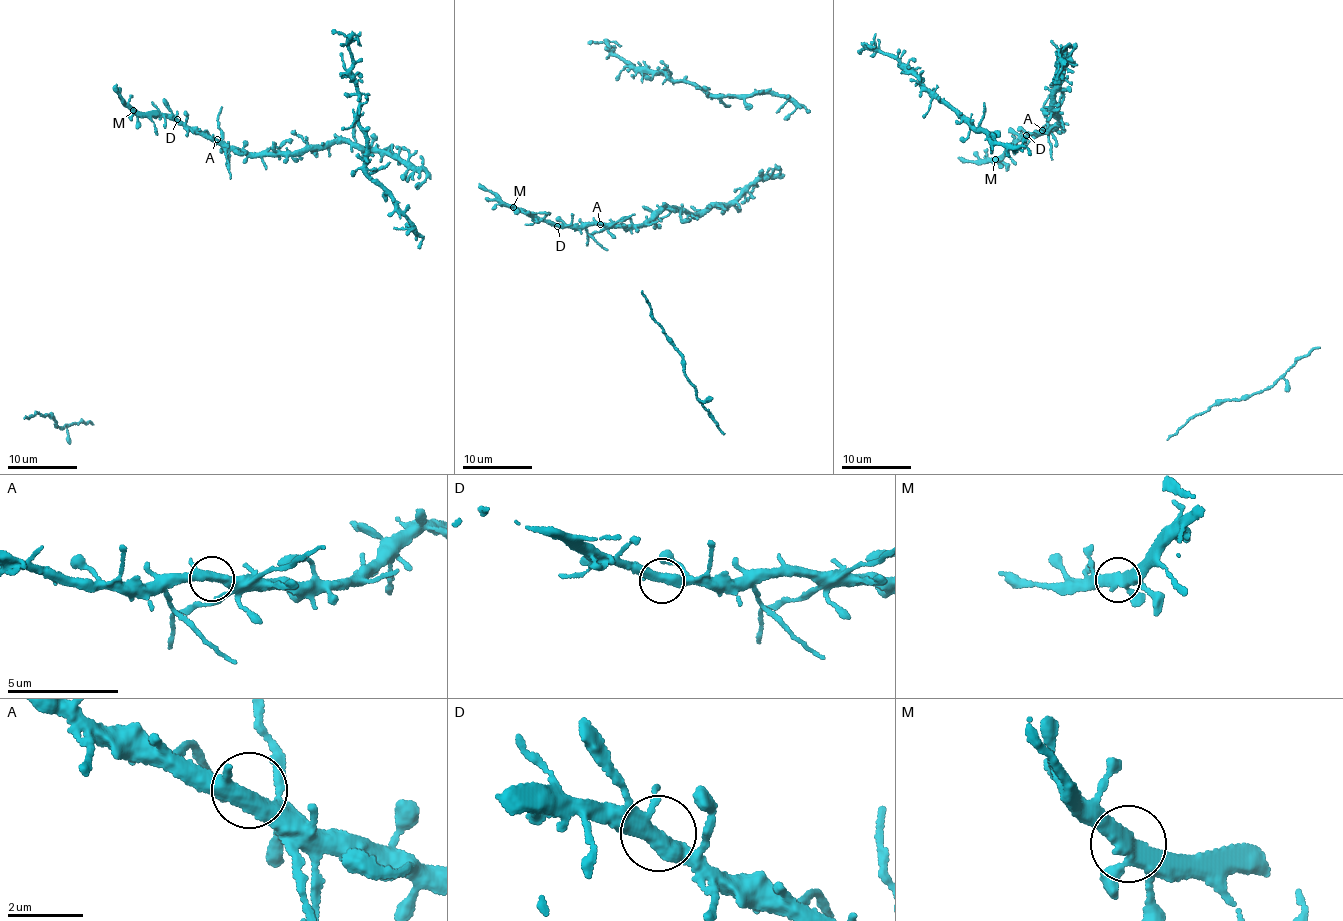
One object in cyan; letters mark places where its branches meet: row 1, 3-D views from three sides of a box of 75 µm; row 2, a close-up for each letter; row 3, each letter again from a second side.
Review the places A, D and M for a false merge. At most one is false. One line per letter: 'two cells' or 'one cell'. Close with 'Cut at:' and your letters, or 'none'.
A: one cell
D: one cell
M: one cell
Cut at: none

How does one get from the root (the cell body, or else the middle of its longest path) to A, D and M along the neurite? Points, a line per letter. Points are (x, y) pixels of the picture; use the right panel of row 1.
A: (1051, 106), (1058, 121), (1042, 130)
D: (1051, 106), (1058, 121), (1038, 136), (1026, 135)
M: (1051, 106), (1058, 121), (1038, 136), (1024, 137), (994, 159)

